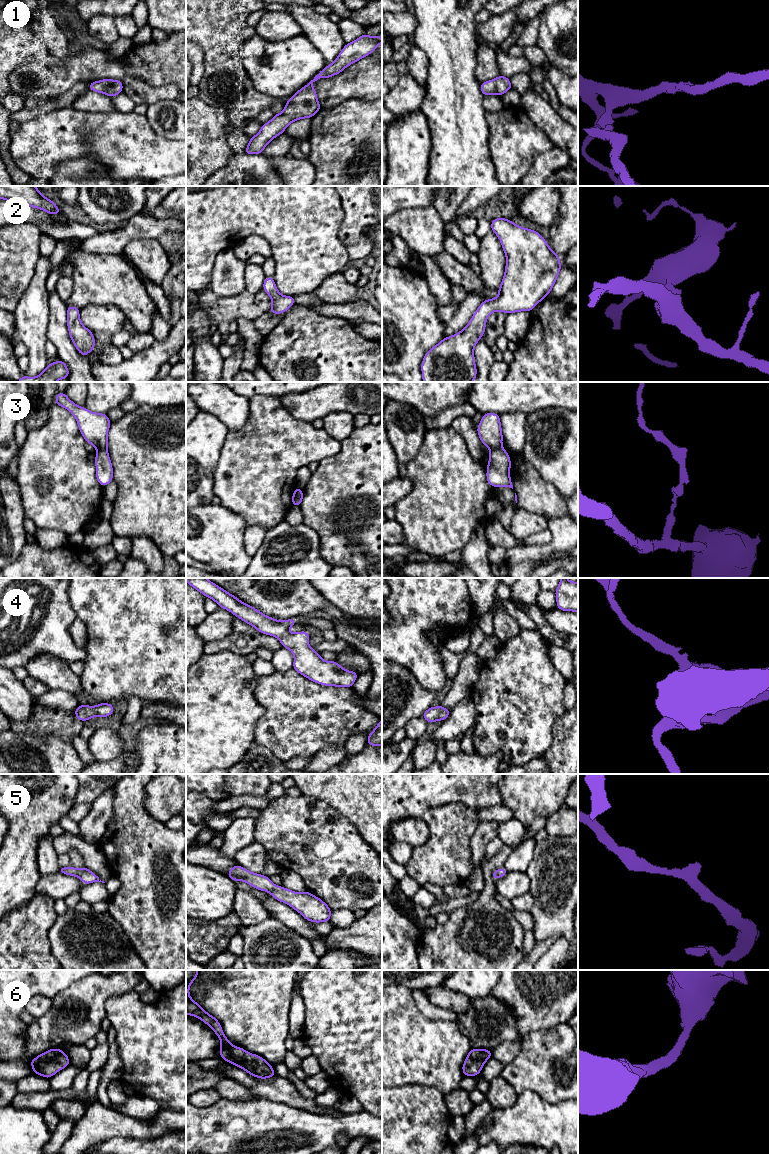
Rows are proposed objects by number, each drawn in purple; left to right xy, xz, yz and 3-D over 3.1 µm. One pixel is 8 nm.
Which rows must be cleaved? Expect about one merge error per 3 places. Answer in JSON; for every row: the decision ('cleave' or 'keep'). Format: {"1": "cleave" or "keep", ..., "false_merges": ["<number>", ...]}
{"1": "keep", "2": "keep", "3": "cleave", "4": "keep", "5": "keep", "6": "keep", "false_merges": ["3"]}

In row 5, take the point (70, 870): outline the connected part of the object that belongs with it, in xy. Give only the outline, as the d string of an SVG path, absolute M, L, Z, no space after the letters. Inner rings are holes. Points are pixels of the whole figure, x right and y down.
M69 866L69 867L60 867L58 870L58 873L78 877L82 880L82 883L85 884L90 884L93 882L102 882L105 883L104 881L101 881L99 877L91 872L86 866L81 868L80 870Z

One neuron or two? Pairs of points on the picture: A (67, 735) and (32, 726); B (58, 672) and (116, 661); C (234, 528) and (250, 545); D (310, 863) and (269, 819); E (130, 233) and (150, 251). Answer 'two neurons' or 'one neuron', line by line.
A: one neuron
B: two neurons
C: two neurons
D: one neuron
E: two neurons

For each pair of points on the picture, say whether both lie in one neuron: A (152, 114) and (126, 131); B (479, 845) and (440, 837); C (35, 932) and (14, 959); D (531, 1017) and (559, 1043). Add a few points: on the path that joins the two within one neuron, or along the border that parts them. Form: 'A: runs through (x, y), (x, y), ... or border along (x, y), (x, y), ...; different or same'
A: border along (144, 115), (149, 126), (161, 136); different
B: border along (479, 824), (470, 841), (470, 861), (473, 866); different
C: runs through (28, 939), (16, 952); same
D: border along (566, 1022), (545, 1030), (532, 1031), (524, 1039); different

